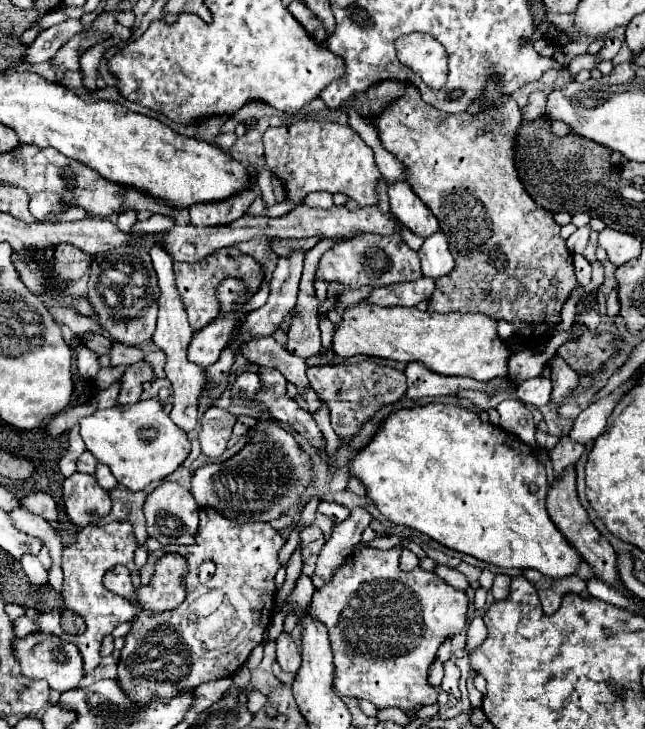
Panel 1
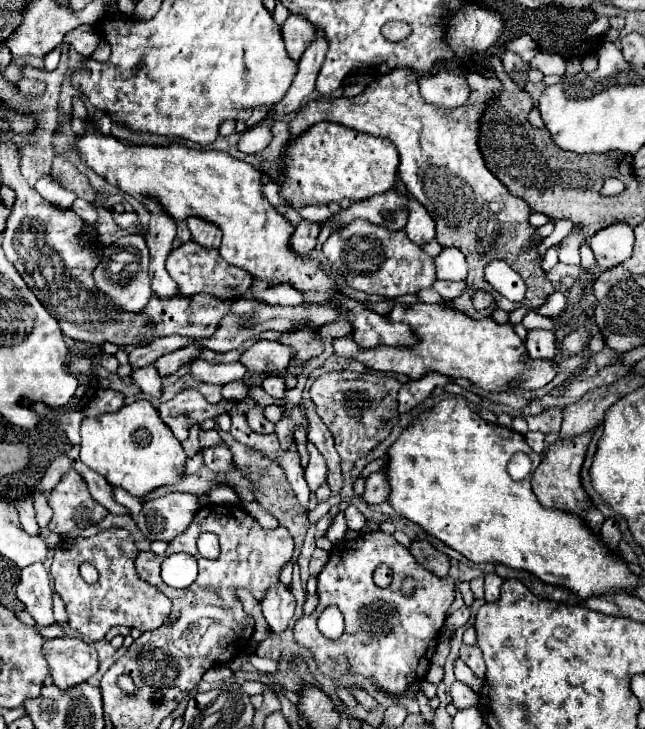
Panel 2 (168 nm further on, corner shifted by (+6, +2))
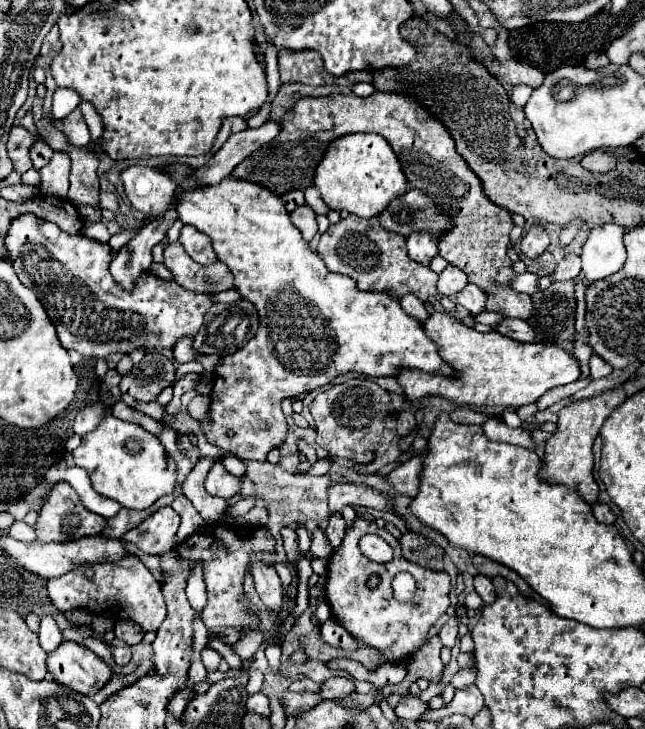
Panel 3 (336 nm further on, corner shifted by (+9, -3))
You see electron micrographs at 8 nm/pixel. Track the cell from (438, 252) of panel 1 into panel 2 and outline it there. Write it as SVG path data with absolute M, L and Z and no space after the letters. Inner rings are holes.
M442 248L442 252L434 256L434 268L440 280L464 281L468 274L465 256L458 248Z

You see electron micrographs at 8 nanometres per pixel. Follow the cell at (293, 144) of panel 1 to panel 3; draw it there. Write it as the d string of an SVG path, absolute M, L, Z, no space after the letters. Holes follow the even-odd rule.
M377 133L345 135L329 143L315 171L313 185L319 189L329 209L347 209L349 213L363 219L381 215L381 211L385 211L393 199L401 197L409 189L397 155L389 147L389 143Z

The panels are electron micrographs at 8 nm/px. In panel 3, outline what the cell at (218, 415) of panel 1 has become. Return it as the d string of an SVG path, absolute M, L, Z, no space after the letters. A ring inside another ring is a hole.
M215 461L215 465L211 467L211 471L207 473L207 493L215 495L215 497L223 497L223 499L231 499L239 493L241 487L241 479L231 475L221 461Z

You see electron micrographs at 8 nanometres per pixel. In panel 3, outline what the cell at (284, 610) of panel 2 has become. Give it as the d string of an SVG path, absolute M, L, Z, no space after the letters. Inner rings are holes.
M253 561L253 565L249 565L249 571L251 571L255 591L261 597L261 601L269 609L281 611L285 605L285 595L283 595L283 587L281 587L277 571L265 561Z

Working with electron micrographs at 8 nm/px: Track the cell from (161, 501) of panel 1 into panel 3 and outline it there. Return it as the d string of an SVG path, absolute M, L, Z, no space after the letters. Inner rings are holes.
M161 507L135 529L127 531L121 539L137 545L141 551L149 555L159 557L161 553L169 553L169 549L175 549L179 545L179 521L179 515L171 507Z

